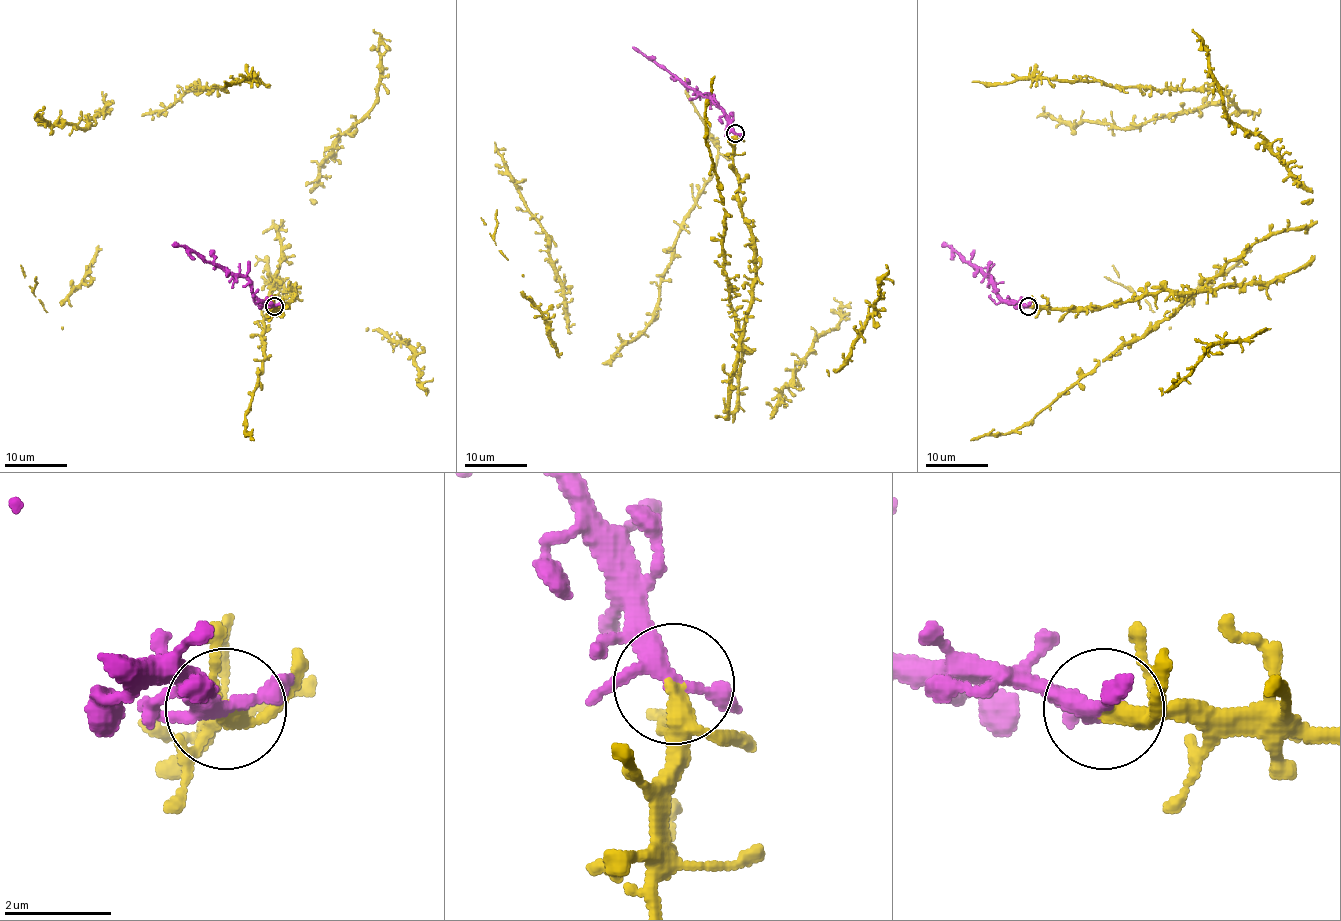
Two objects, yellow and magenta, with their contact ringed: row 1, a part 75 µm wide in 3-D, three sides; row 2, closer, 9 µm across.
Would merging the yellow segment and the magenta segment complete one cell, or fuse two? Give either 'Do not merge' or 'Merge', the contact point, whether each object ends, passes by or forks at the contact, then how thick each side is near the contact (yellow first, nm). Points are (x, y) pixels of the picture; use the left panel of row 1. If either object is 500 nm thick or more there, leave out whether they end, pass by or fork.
Merge. Place: (274, 306). At the ring yellow forks. At the ring magenta forks. Thickness 220 nm (yellow) against 240 nm

